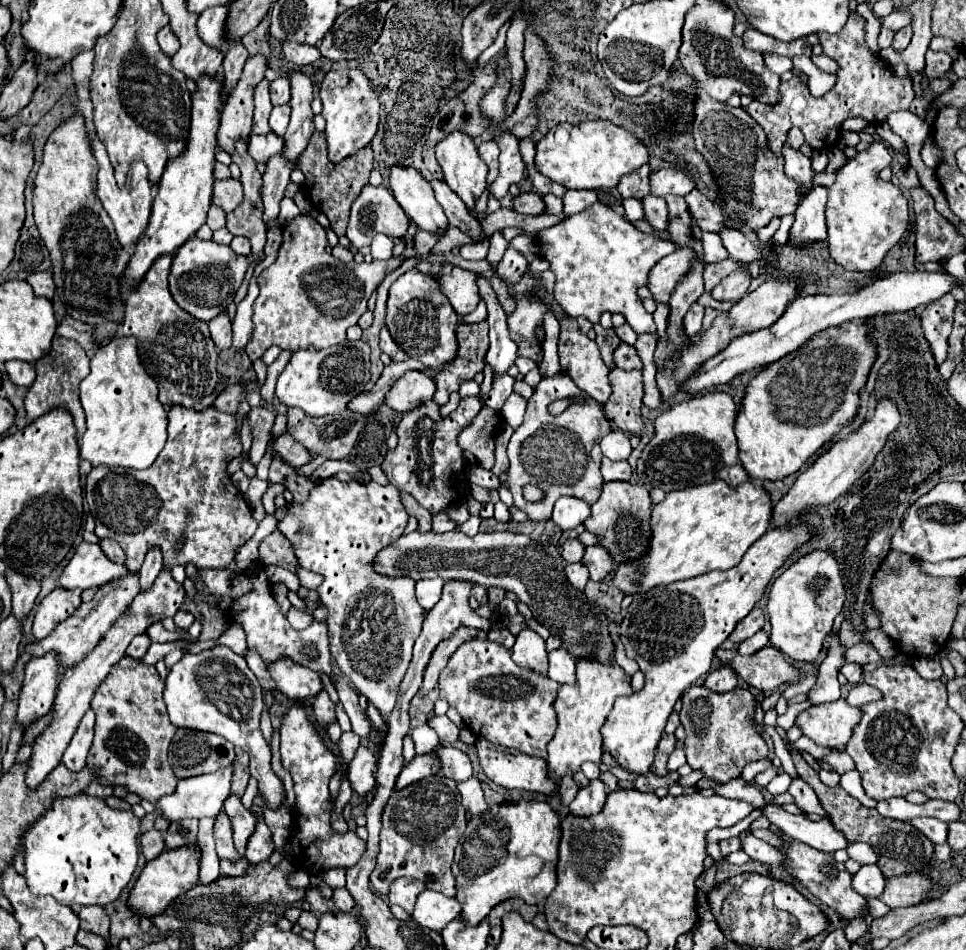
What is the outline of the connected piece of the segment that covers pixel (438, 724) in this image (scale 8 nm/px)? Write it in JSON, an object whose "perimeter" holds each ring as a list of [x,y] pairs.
{"perimeter":[[[433,716],[433,720],[427,722],[439,736],[443,744],[457,744],[459,740],[459,728],[447,718],[447,716]]]}

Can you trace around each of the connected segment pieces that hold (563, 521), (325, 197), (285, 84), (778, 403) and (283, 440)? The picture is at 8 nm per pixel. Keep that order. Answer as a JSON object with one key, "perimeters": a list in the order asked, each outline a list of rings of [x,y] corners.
{"perimeters":[[[[565,496],[555,502],[553,516],[551,520],[561,528],[561,530],[575,530],[589,518],[589,504],[585,500]]],[[[315,132],[305,148],[305,152],[299,156],[299,170],[305,174],[305,182],[301,190],[307,192],[309,200],[313,206],[317,206],[331,222],[331,230],[337,236],[345,236],[347,230],[347,220],[349,220],[349,210],[355,198],[361,194],[363,186],[369,184],[369,172],[373,170],[373,148],[361,148],[353,156],[345,158],[339,164],[333,164],[327,156],[327,142],[323,132]]],[[[279,76],[271,82],[271,102],[273,104],[285,104],[289,102],[291,98],[291,92],[289,92],[289,80]]],[[[861,324],[835,326],[813,334],[801,348],[765,366],[745,390],[741,410],[735,422],[735,436],[739,440],[739,462],[751,478],[783,480],[795,474],[823,444],[827,444],[841,428],[845,428],[859,406],[859,390],[867,382],[877,352],[867,338],[867,328]]],[[[283,434],[283,436],[279,436],[277,440],[269,442],[269,444],[267,444],[267,452],[269,452],[269,450],[271,450],[273,458],[279,456],[285,464],[291,464],[293,468],[307,464],[309,458],[311,458],[309,450],[307,450],[303,444],[299,444],[291,434]]]]}

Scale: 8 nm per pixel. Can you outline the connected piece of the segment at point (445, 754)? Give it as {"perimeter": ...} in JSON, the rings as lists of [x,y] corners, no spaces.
{"perimeter":[[[435,746],[431,754],[441,762],[441,770],[445,776],[453,776],[453,780],[467,780],[471,778],[471,760],[465,752],[453,746]]]}

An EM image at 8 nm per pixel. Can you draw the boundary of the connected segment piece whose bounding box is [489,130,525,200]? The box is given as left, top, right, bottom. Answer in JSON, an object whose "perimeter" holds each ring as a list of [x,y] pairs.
{"perimeter":[[[497,130],[497,134],[495,134],[493,140],[499,146],[501,156],[499,156],[499,176],[489,186],[489,192],[495,198],[501,200],[507,194],[509,186],[513,182],[519,182],[523,178],[525,164],[523,164],[521,154],[519,154],[519,140],[517,140],[517,136],[513,136],[509,130],[505,130],[505,132]]]}

